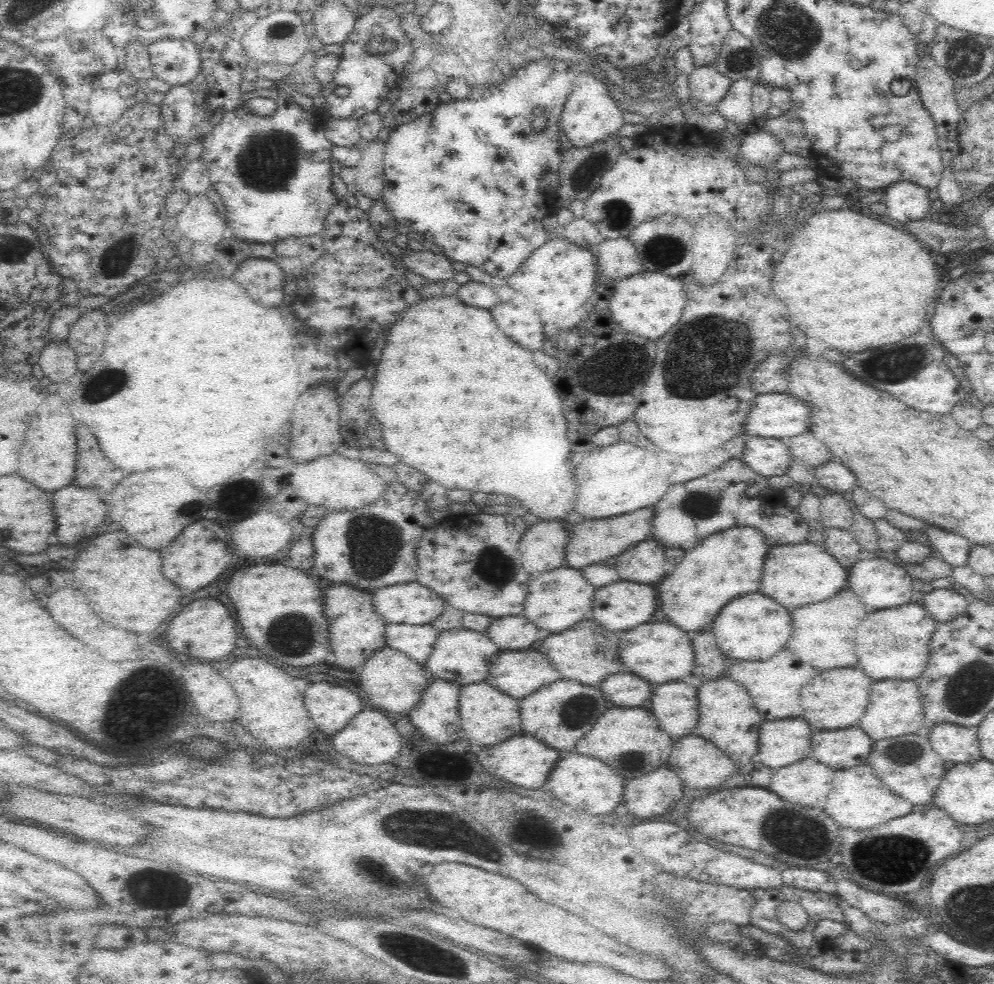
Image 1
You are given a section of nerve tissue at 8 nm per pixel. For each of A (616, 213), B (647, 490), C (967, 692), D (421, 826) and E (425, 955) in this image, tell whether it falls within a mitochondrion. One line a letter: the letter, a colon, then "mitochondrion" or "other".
A: mitochondrion
B: other
C: mitochondrion
D: mitochondrion
E: mitochondrion

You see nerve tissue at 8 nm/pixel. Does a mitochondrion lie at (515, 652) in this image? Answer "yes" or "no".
no

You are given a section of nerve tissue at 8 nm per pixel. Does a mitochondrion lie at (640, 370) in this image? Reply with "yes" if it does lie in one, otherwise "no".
yes

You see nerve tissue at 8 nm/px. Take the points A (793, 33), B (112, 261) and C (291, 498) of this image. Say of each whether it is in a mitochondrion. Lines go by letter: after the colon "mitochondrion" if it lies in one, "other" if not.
A: mitochondrion
B: mitochondrion
C: other

